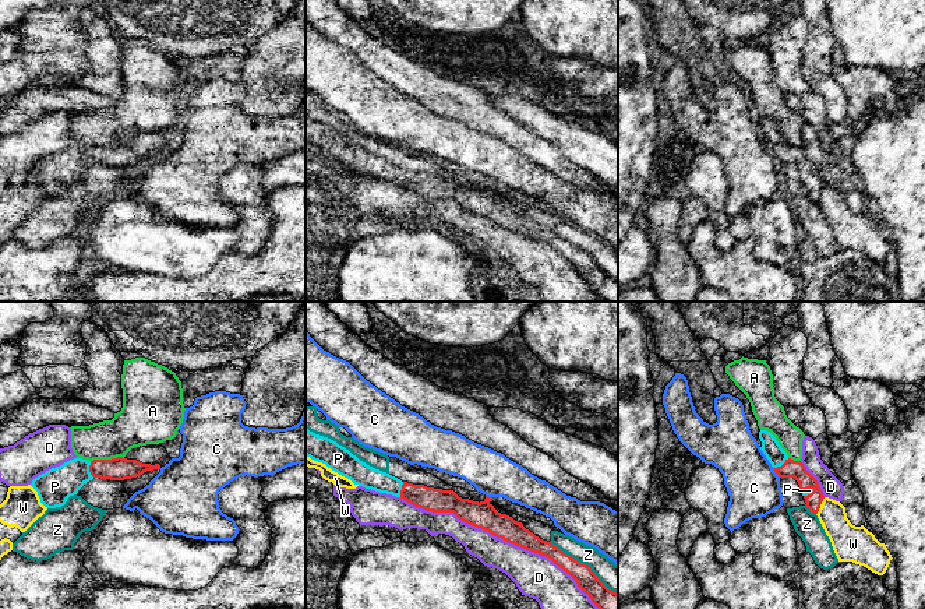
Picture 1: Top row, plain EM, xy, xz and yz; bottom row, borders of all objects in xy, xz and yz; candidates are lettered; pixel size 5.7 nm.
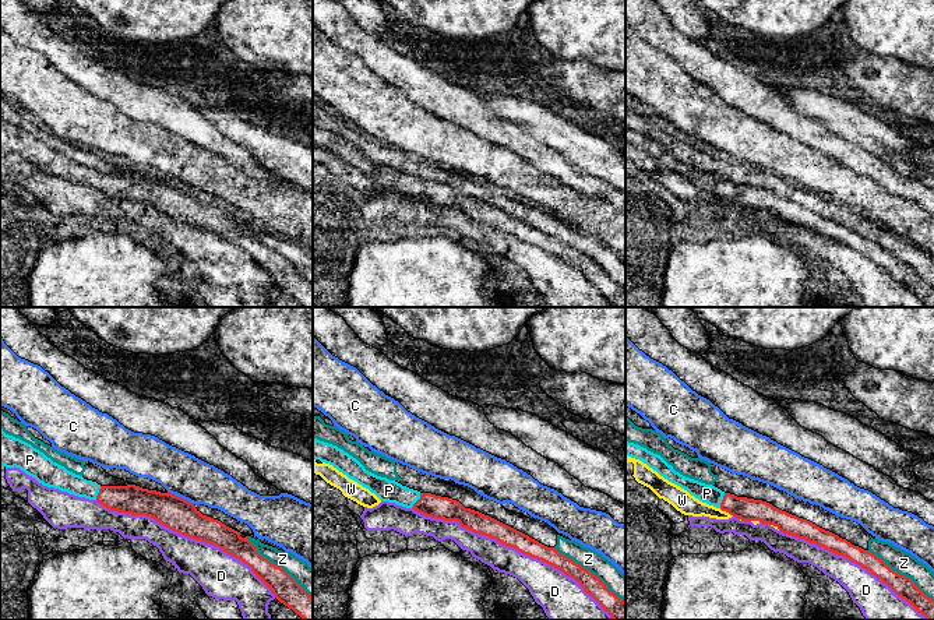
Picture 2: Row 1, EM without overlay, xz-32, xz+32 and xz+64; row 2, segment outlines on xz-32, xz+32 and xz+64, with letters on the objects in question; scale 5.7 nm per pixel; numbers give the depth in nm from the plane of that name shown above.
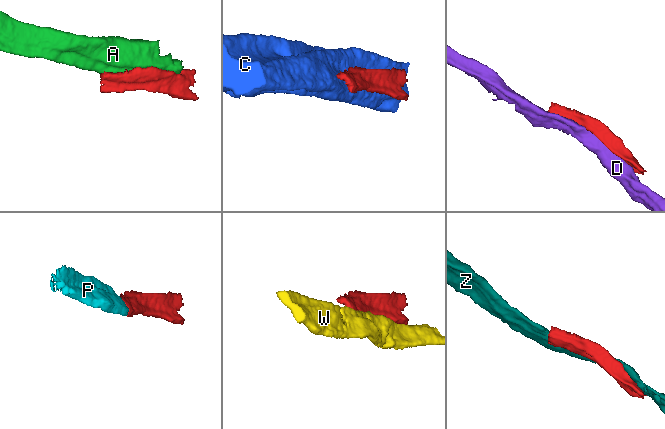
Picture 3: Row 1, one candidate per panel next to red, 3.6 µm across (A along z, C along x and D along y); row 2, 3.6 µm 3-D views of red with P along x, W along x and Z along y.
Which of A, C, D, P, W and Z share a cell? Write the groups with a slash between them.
A / C / D / P / W / Z

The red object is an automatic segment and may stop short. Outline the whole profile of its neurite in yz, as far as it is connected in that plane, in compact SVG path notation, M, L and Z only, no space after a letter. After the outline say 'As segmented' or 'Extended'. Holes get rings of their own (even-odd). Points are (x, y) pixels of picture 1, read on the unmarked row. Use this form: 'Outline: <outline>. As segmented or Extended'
Outline: M760 117L759 126L762 129L760 137L772 151L779 165L794 165L799 172L806 190L805 193L811 200L818 201L825 186L818 168L806 158L801 148L794 148L787 142L770 119Z. Extended

